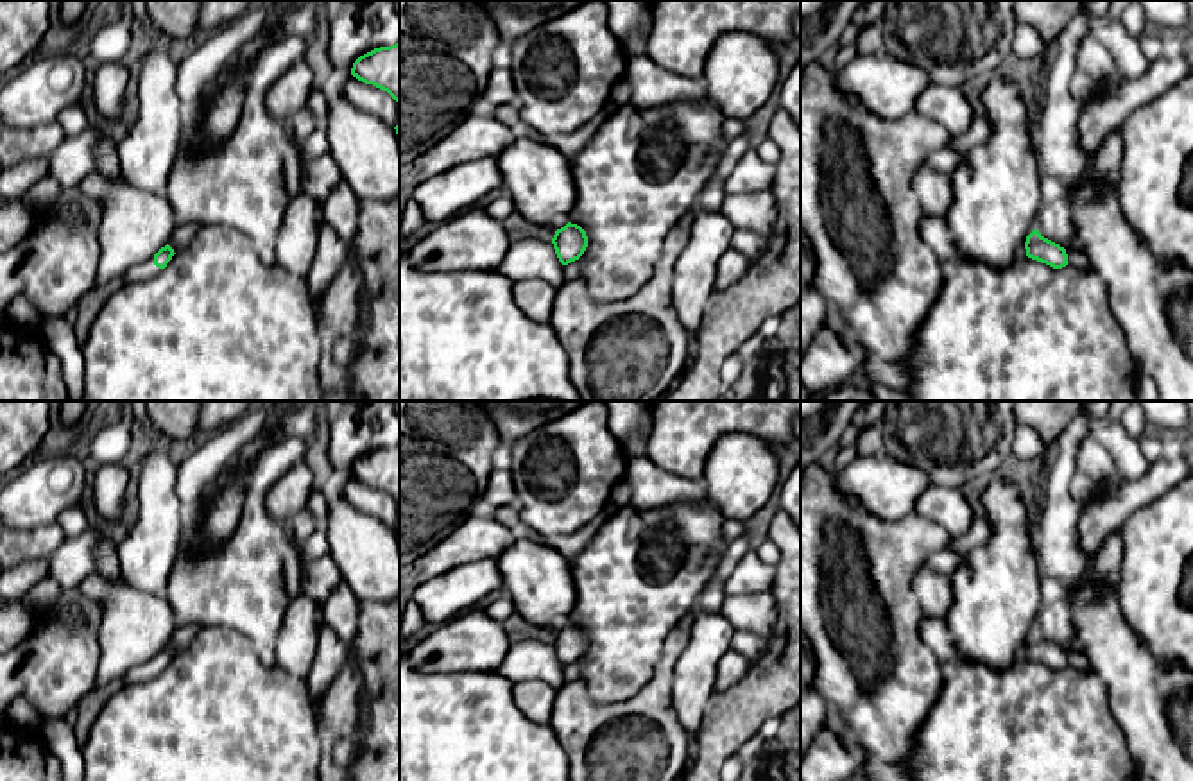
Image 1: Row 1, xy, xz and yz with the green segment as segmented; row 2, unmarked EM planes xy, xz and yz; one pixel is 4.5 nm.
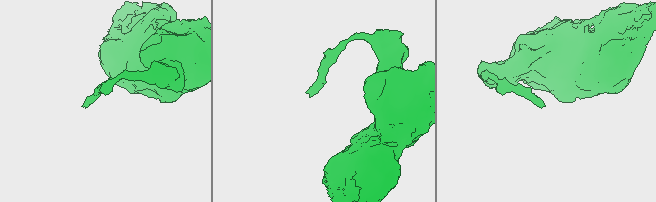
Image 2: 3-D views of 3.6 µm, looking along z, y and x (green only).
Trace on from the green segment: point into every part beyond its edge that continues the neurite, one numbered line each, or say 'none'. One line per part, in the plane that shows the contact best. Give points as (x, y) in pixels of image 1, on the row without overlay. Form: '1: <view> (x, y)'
1: xy (144, 672)

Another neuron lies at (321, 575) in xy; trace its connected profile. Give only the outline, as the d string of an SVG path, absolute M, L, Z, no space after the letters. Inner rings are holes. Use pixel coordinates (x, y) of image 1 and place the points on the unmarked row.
M330 555L303 564L301 593L310 596L319 607L340 582L340 570Z

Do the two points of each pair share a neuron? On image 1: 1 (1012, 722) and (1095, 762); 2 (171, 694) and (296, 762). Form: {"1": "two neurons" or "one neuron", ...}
{"1": "one neuron", "2": "one neuron"}

